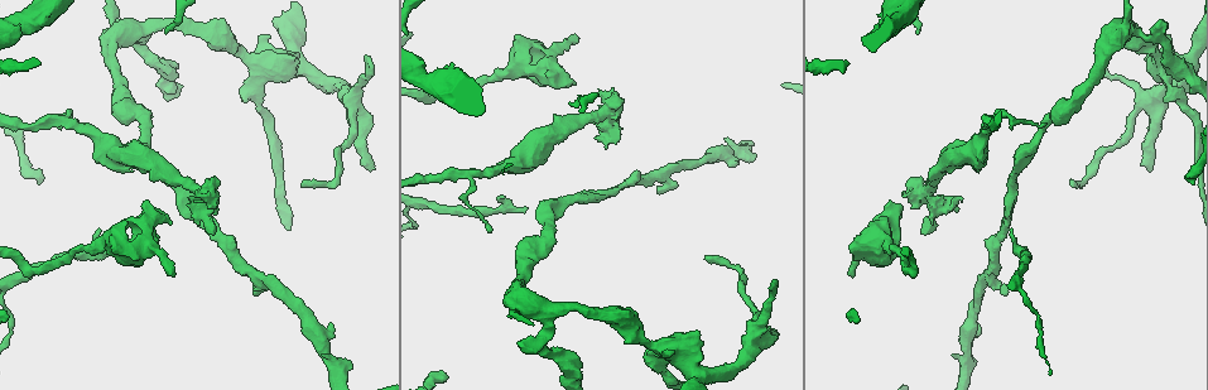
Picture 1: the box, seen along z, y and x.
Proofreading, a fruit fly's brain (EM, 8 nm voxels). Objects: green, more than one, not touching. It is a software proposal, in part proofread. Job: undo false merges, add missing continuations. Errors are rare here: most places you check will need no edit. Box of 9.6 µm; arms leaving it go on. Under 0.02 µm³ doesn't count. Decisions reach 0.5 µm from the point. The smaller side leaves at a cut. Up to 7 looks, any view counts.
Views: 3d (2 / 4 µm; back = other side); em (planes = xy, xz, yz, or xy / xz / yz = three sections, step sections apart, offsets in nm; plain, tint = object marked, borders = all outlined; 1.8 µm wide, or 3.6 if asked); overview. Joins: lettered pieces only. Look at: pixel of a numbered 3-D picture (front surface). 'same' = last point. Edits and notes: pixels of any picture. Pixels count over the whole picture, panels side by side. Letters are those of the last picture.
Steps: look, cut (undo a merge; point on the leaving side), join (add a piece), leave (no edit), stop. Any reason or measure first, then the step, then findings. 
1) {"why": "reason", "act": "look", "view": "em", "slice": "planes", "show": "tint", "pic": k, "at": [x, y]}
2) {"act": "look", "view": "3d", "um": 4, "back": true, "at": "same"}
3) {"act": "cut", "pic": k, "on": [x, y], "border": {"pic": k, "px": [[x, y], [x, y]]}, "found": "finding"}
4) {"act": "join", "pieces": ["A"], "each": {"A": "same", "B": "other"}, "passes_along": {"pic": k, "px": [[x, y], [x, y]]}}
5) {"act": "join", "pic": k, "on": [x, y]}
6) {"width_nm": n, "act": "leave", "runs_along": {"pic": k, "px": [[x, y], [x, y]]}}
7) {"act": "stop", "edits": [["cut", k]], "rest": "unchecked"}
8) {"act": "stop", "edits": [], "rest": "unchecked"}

{"why": "an open end", "act": "look", "view": "em", "slice": "xz", "step": 8, "show": "borders", "pic": 1, "at": [176, 273]}

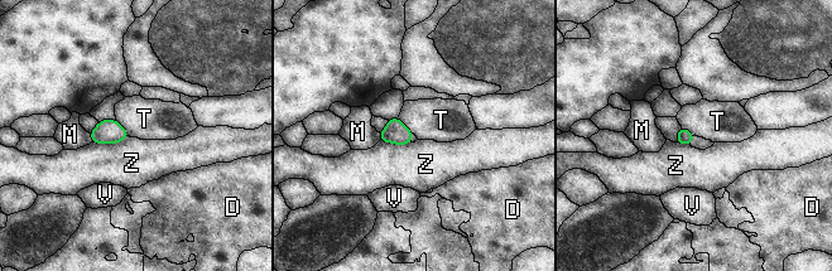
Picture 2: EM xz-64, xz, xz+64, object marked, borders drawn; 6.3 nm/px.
{"act": "leave", "each": {"D": "other", "M": "other", "T": "other", "V": "other", "Z": "other"}, "border": {"pic": 2, "px": [[115, 120], [129, 135]]}, "found": "none of them fits"}

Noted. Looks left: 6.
{"why": "free end", "act": "look", "view": "em", "slice": "planes", "show": "borders", "pic": 1, "at": [372, 169]}

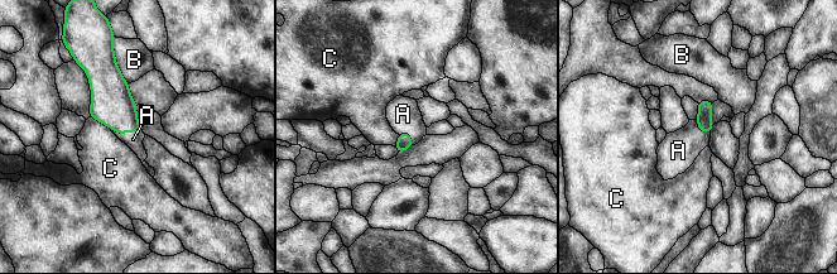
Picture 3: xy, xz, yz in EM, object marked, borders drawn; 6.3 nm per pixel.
{"longest_contact_nm": ["B", 260], "act": "join", "pieces": ["A"], "each": {"A": "same", "B": "other", "C": "other"}, "passes_along": {"pic": 3, "px": [[112, 105], [126, 131], [133, 139]]}, "found": "it goes on there"}

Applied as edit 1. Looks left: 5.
{"why": "redraw", "act": "look", "view": "overview"}

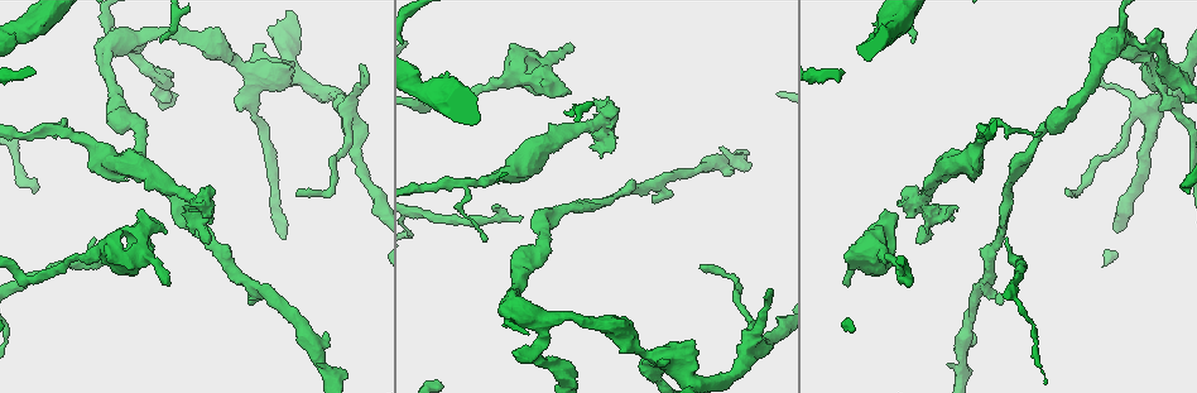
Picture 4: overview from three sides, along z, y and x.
{"why": "sudden change in width", "act": "look", "view": "em", "slice": "planes", "show": "plain", "pic": 4, "at": [107, 22]}

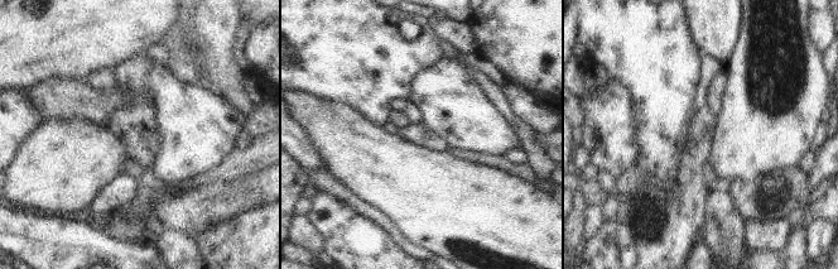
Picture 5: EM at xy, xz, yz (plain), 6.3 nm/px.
{"why": "what lies round it", "act": "look", "view": "em", "slice": "planes", "show": "borders", "at": "same"}

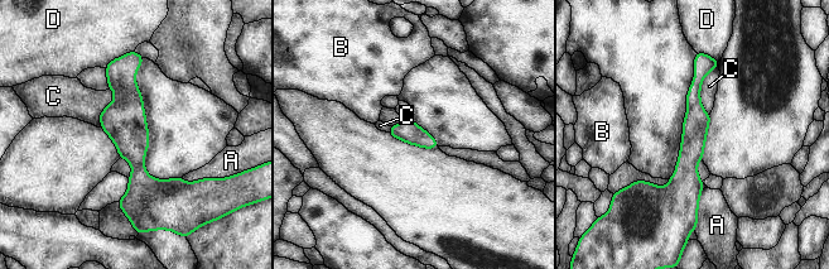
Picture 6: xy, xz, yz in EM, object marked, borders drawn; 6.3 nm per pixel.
{"act": "leave", "each": {"A": "other", "B": "other", "C": "other", "D": "other"}, "border": {"pic": 6, "px": [[718, 66], [700, 86], [707, 114]]}, "found": "one cell here"}

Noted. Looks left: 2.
{"act": "stop", "edits": [["join", 3]], "rest": "unchecked"}

